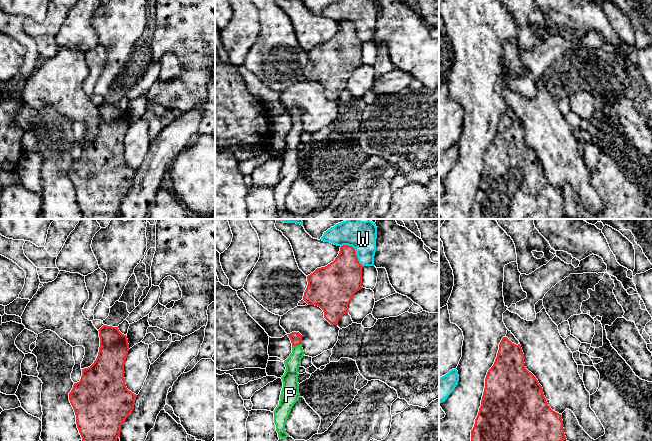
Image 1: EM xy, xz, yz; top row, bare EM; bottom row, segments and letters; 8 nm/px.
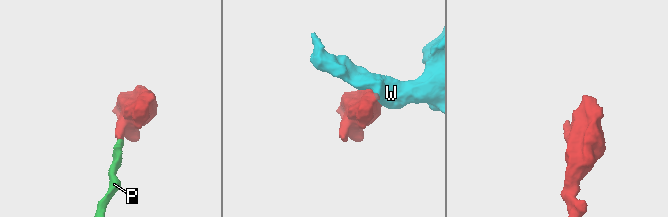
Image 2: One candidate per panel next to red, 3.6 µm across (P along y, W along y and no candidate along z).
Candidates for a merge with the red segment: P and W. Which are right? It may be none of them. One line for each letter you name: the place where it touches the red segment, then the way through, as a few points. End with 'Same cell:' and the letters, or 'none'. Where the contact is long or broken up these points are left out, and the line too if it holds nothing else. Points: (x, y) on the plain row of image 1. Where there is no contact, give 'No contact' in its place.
P: Touches red at xz (296, 121). Path across: xz (295, 113), (296, 121), (296, 132), (293, 138)
Same cell: P

